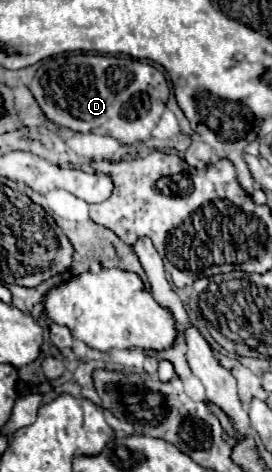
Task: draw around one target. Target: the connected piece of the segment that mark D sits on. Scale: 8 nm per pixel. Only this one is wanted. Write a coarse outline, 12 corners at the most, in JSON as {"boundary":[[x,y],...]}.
{"boundary":[[60,54],[30,90],[76,132],[148,140],[168,102],[130,56]]}

